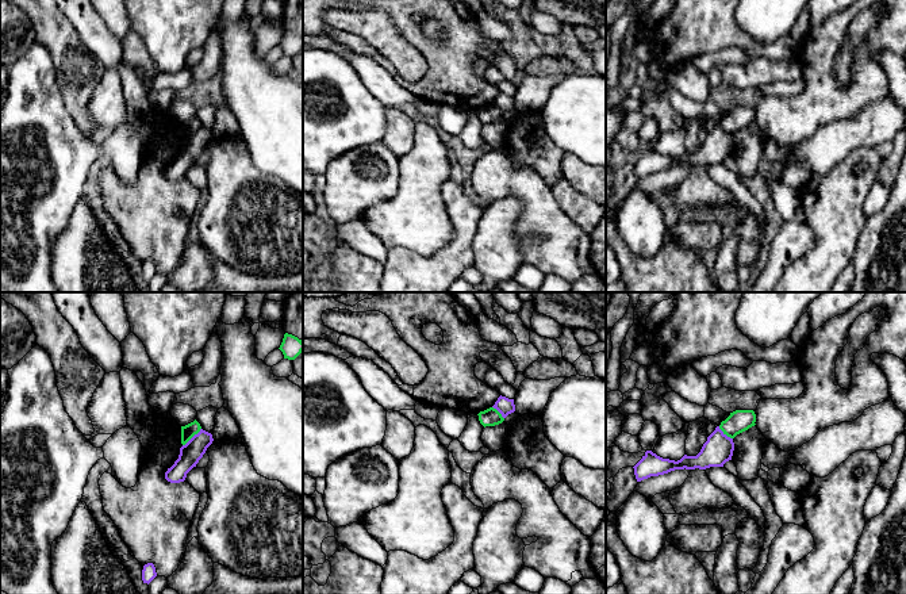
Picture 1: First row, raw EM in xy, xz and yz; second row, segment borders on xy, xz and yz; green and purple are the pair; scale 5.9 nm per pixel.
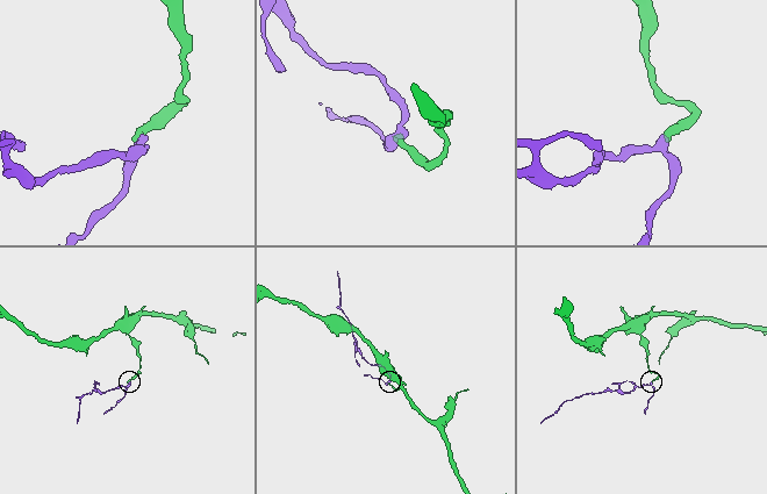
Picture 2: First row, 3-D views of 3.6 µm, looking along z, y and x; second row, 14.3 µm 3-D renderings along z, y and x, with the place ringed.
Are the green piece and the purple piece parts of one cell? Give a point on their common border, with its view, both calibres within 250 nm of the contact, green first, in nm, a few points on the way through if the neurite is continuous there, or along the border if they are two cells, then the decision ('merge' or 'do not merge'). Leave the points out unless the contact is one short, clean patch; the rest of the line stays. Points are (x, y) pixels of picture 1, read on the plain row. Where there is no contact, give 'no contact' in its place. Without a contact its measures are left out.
xy (192, 133) | 80/130 nm | along xy (200, 125), (183, 142) | do not merge

